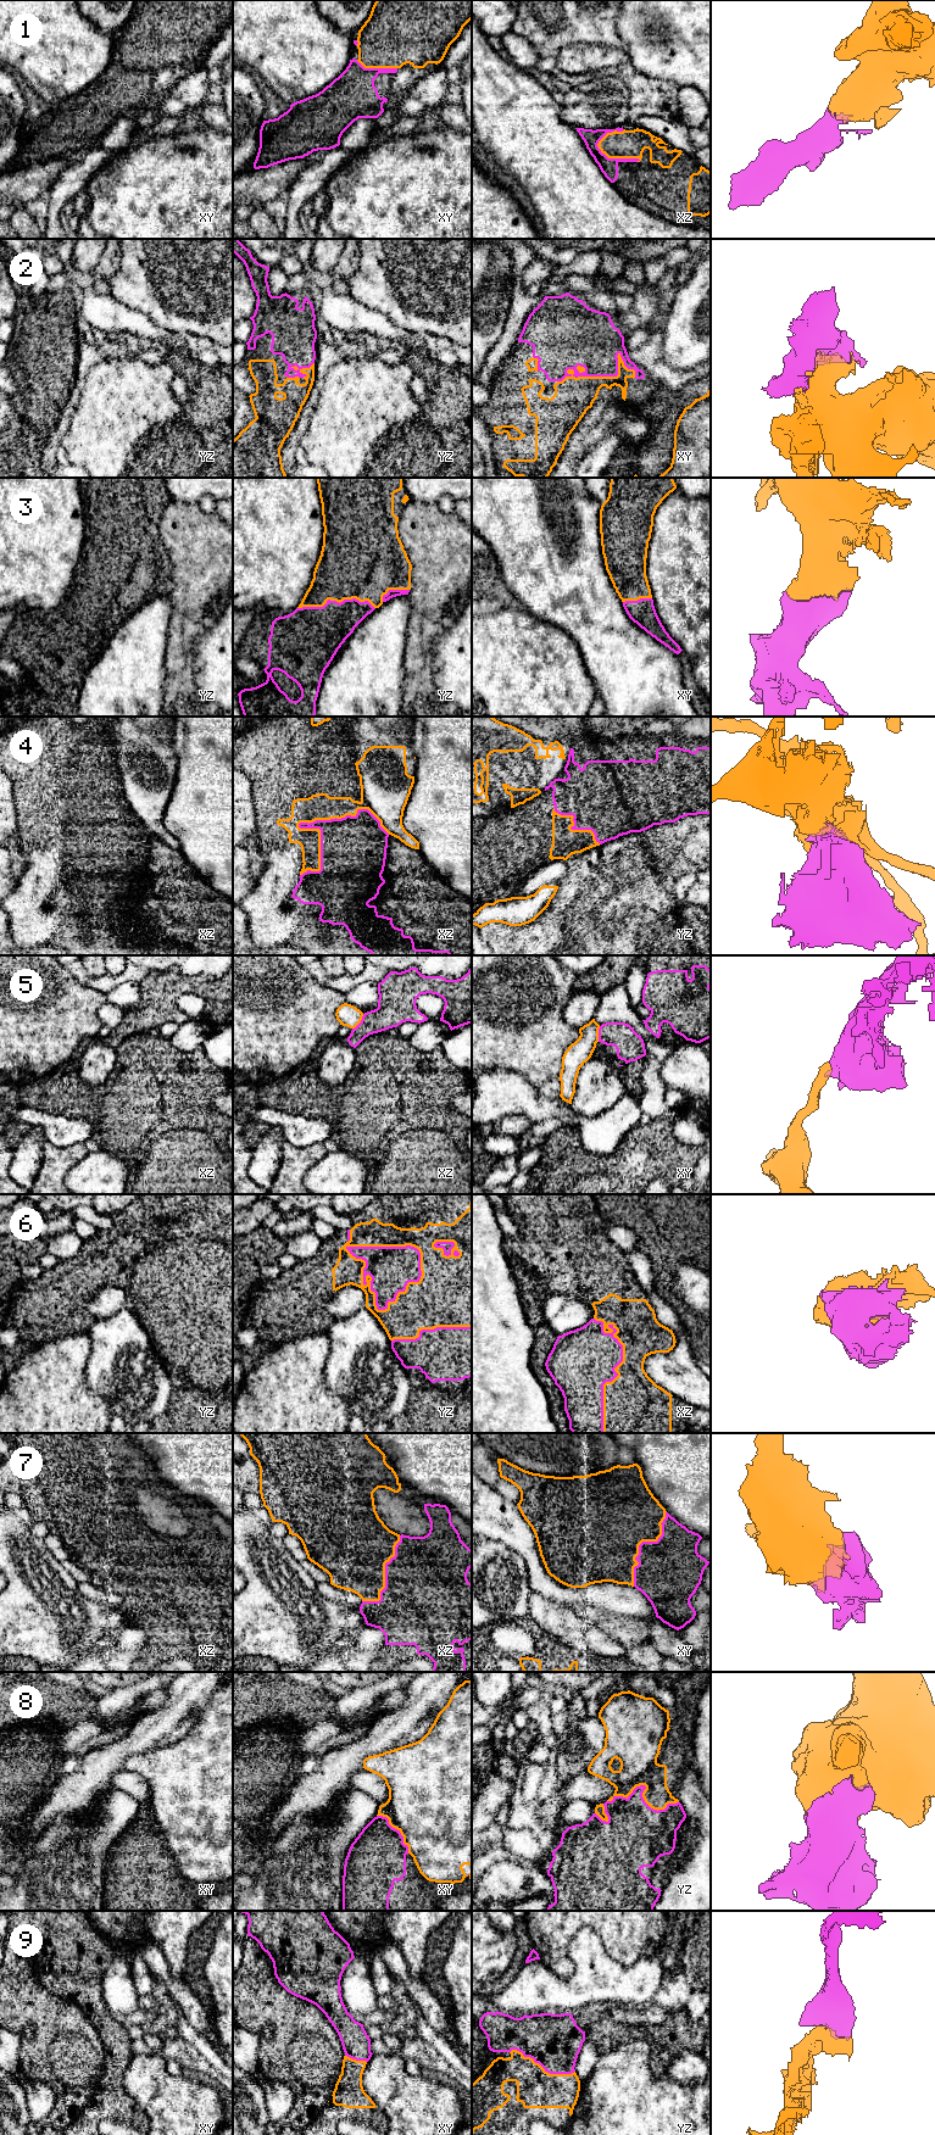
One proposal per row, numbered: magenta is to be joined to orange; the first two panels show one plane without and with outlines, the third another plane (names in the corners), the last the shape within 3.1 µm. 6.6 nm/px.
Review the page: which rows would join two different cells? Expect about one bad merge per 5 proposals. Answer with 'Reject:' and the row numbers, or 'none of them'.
Reject: 4, 5

